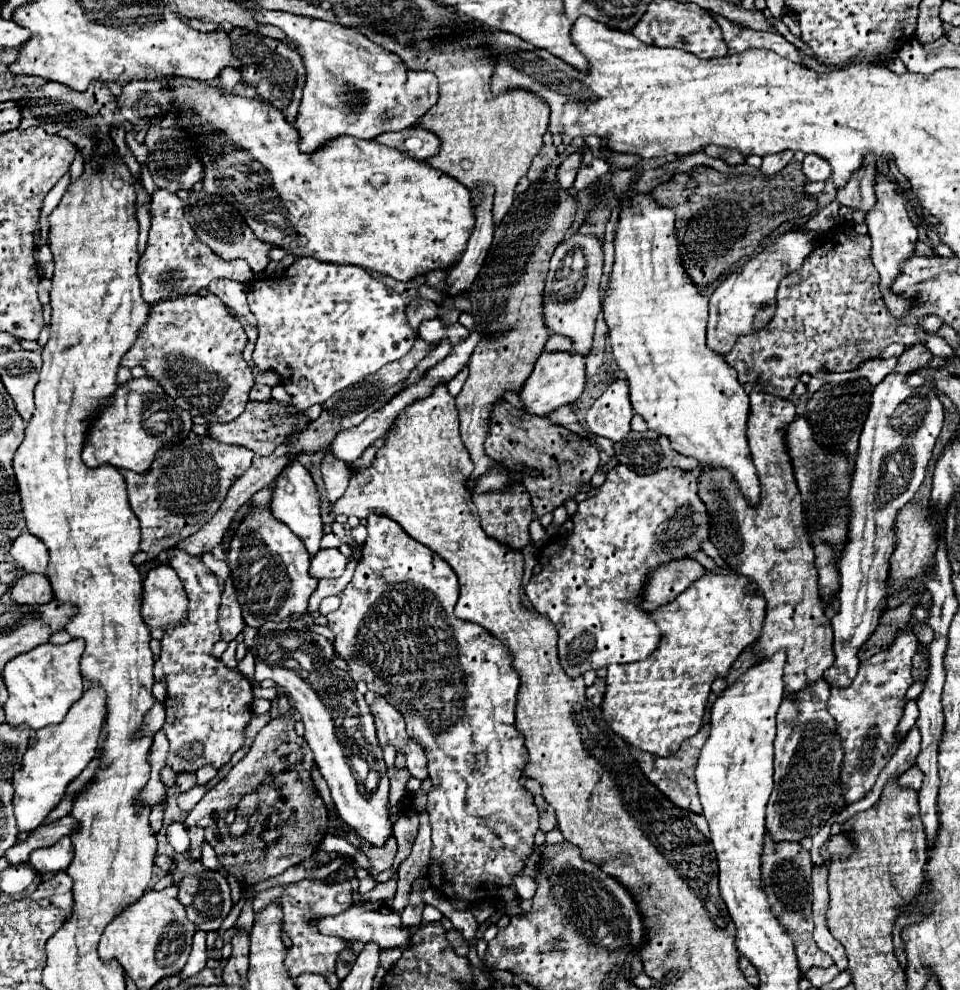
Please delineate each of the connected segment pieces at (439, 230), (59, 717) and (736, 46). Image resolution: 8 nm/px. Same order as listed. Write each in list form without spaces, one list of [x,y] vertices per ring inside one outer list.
[[[173,77],[167,81],[171,81],[171,85],[173,85],[169,91],[173,93],[175,107],[179,109],[177,125],[193,131],[199,141],[199,147],[203,151],[203,167],[205,167],[203,189],[207,193],[217,193],[225,201],[235,205],[241,211],[247,225],[253,229],[253,233],[261,241],[281,247],[287,253],[297,255],[297,257],[317,257],[319,261],[329,261],[329,263],[337,263],[337,265],[357,265],[361,269],[369,269],[369,271],[377,271],[381,275],[393,277],[397,281],[411,281],[417,275],[425,275],[429,271],[449,269],[461,259],[461,253],[465,251],[465,245],[467,245],[473,225],[475,225],[475,209],[471,205],[471,193],[467,193],[465,185],[461,185],[457,179],[441,173],[439,169],[433,169],[431,165],[425,165],[425,161],[419,161],[415,157],[401,153],[399,149],[385,147],[377,141],[361,141],[361,139],[353,139],[353,137],[333,139],[323,149],[307,155],[297,145],[299,137],[297,137],[295,127],[289,121],[285,121],[283,113],[279,109],[275,109],[273,105],[269,105],[267,101],[255,101],[255,99],[239,97],[235,93],[223,93],[219,87],[213,87],[213,85],[201,83],[201,81],[193,81],[193,79]]]
[[[71,639],[65,645],[39,645],[27,653],[17,655],[3,669],[3,679],[9,691],[5,703],[7,723],[11,727],[29,725],[31,729],[41,729],[51,723],[63,721],[69,707],[81,699],[85,685],[79,671],[79,661],[83,653],[83,641]]]
[[[713,15],[713,19],[719,23],[727,47],[729,47],[731,51],[735,51],[735,53],[741,53],[741,51],[759,47],[759,49],[771,49],[771,51],[775,51],[777,55],[781,55],[781,57],[785,57],[785,59],[791,59],[791,61],[795,61],[795,63],[803,63],[797,47],[795,47],[793,43],[789,43],[789,41],[787,41],[783,35],[779,35],[779,33],[745,29],[745,27],[739,27],[739,25],[735,25],[735,23],[727,21],[725,17],[719,17],[719,15]]]

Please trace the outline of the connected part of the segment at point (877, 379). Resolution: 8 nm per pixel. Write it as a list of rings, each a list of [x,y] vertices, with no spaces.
[[[891,357],[891,359],[871,359],[871,361],[865,361],[863,365],[859,365],[857,371],[875,387],[885,379],[885,375],[889,375],[893,371],[895,363],[897,363],[895,357]]]

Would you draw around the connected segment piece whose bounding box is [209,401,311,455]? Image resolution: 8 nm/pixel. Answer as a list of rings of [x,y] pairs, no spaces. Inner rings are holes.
[[[249,401],[245,411],[231,423],[227,425],[209,425],[209,437],[213,437],[219,443],[233,443],[233,445],[243,445],[247,449],[251,449],[257,455],[269,455],[273,453],[273,449],[277,449],[277,445],[281,445],[285,441],[285,437],[289,437],[289,433],[293,433],[293,429],[303,431],[305,427],[309,427],[311,419],[303,413],[293,409],[293,405],[283,405],[277,401],[271,403],[255,403]]]

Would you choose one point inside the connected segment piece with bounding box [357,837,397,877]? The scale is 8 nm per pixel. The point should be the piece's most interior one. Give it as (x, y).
(381, 858)

